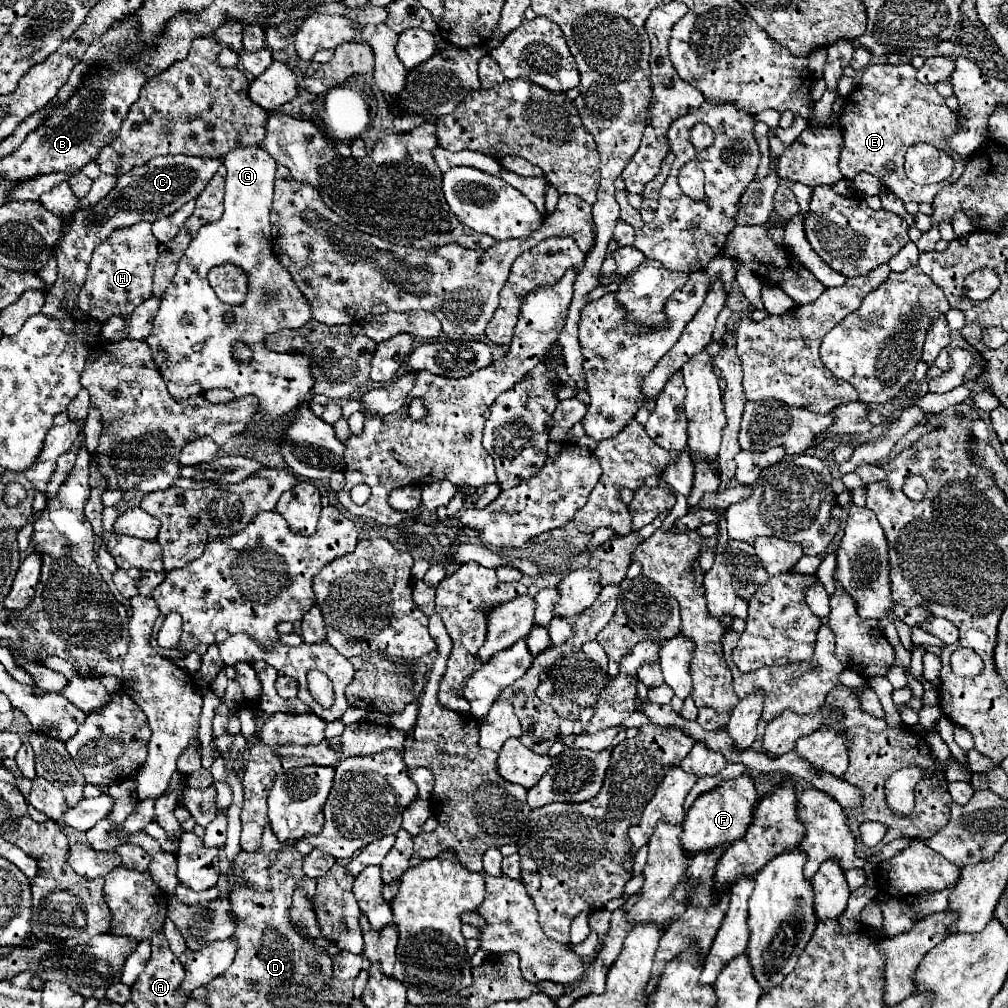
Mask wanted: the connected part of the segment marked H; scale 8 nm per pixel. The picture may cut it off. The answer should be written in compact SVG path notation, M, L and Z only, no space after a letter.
M137 222L127 228L113 230L113 234L93 250L93 258L89 262L87 280L81 286L77 306L81 312L105 322L109 316L119 314L127 316L139 306L145 298L151 298L151 282L153 268L157 262L159 242L151 234L149 222Z

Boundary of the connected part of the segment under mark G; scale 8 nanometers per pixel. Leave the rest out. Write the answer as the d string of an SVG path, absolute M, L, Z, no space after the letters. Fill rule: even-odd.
M243 146L239 150L231 150L223 158L223 166L227 168L227 178L225 178L225 212L221 220L211 222L201 226L197 236L191 240L189 248L185 250L179 268L173 276L171 286L161 294L161 304L159 312L153 318L153 330L145 338L153 362L161 376L167 382L175 384L199 384L203 390L211 388L227 388L235 396L257 396L259 398L259 422L247 428L245 434L235 436L233 442L237 446L243 446L247 442L259 444L259 438L255 436L259 430L269 428L273 420L277 420L283 414L289 414L297 408L297 404L305 398L305 394L311 392L313 388L313 374L309 370L311 366L311 356L305 352L273 352L265 348L263 340L269 332L277 332L279 328L299 328L305 326L311 320L311 306L305 302L305 296L297 290L297 284L293 282L291 274L279 264L279 260L271 252L271 224L269 224L269 210L273 202L273 180L275 180L275 162L273 158L259 146ZM225 262L231 262L233 266L239 266L247 274L249 282L249 292L243 304L239 306L229 306L221 300L217 300L213 288L207 282L207 272L209 266L221 266ZM225 312L235 314L233 324L223 324L221 316ZM241 340L253 350L253 360L249 364L239 364L231 358L231 346ZM197 342L203 342L201 352L193 352L193 346Z

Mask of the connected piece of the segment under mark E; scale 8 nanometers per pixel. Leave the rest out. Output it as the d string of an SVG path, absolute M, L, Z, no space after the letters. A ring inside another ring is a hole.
M869 64L865 68L865 72L861 74L859 86L853 90L853 94L849 94L843 102L841 114L839 114L839 128L843 132L843 152L841 152L841 160L839 160L839 168L841 174L847 180L853 180L857 174L861 172L869 172L875 178L879 178L885 188L889 192L893 192L899 200L903 202L933 202L933 198L937 196L937 192L943 188L945 182L941 184L929 184L929 186L919 186L915 182L911 182L905 172L903 172L903 158L909 146L919 144L919 142L929 142L935 148L941 148L943 152L949 152L949 134L953 134L953 130L957 130L957 116L947 108L945 98L937 92L935 86L929 84L921 84L915 78L917 70L911 64L903 64L903 66L891 66L891 64ZM885 162L895 162L895 172L885 172Z

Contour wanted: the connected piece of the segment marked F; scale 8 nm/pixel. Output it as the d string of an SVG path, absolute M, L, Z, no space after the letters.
M743 774L735 780L727 780L721 786L717 786L711 792L701 794L693 806L687 810L685 820L683 820L683 832L681 832L681 848L687 854L697 854L697 852L709 852L719 846L729 846L735 840L741 840L745 836L745 830L749 828L749 822L753 818L753 810L757 804L757 792L755 792L755 782Z

